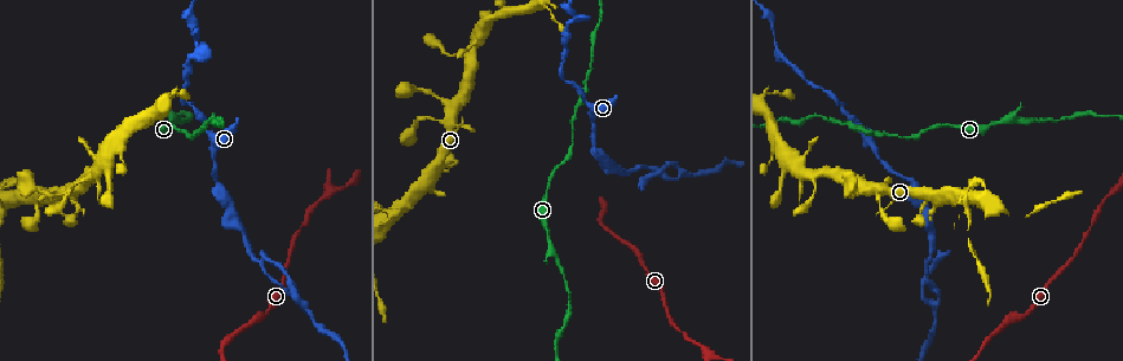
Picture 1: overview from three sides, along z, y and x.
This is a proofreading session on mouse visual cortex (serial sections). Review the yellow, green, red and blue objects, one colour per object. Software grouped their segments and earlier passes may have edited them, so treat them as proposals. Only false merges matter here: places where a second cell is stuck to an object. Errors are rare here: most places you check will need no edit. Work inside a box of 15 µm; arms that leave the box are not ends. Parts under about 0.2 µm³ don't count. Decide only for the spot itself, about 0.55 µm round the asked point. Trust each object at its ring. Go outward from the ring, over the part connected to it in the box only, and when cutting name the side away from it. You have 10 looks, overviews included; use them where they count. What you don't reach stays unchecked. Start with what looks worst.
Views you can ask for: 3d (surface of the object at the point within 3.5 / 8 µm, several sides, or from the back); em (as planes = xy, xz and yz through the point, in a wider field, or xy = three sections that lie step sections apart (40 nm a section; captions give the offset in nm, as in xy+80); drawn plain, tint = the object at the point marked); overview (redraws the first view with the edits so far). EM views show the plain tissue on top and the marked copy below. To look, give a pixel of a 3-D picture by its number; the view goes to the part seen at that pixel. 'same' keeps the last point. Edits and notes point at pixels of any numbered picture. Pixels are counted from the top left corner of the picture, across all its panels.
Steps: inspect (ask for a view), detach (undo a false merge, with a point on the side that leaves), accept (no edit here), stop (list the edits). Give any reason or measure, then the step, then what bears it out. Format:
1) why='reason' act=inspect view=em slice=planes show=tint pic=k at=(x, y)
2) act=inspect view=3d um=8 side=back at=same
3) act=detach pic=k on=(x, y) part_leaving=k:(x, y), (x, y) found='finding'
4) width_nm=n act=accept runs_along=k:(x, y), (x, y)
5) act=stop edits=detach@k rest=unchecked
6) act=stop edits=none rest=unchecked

why='calibre changes' act=inspect view=3d um=3.5 pic=1 at=(385, 213)

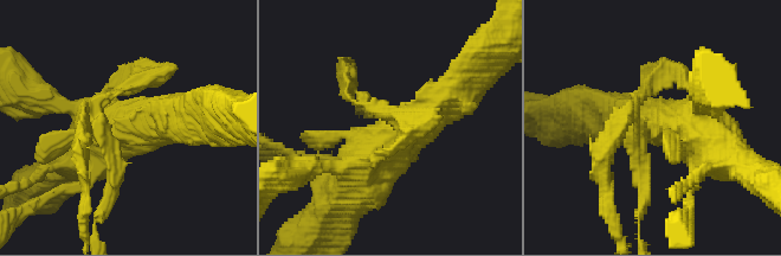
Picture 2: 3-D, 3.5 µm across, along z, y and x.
act=inspect view=em slice=xy step=3 show=tint pic=2 at=(396, 129)

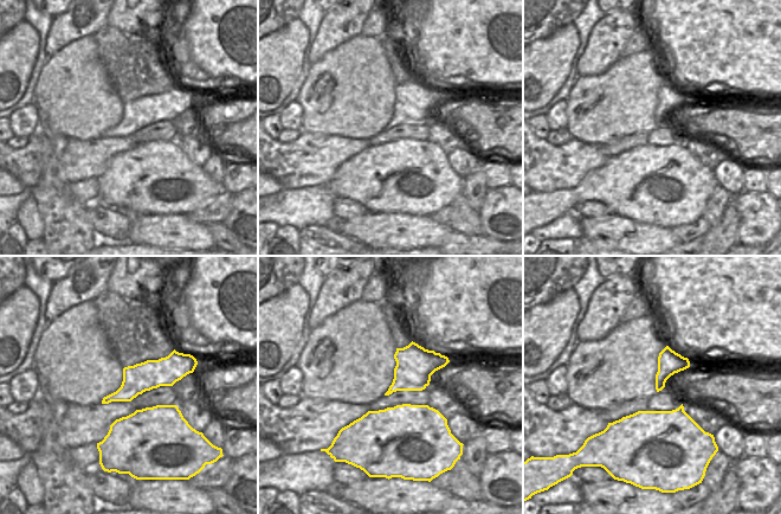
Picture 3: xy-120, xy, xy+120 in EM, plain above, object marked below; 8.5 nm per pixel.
act=detach pic=2 on=(155, 66) found='a second cell is stuck on'

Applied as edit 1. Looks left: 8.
why='see it whole again' act=inspect view=overview

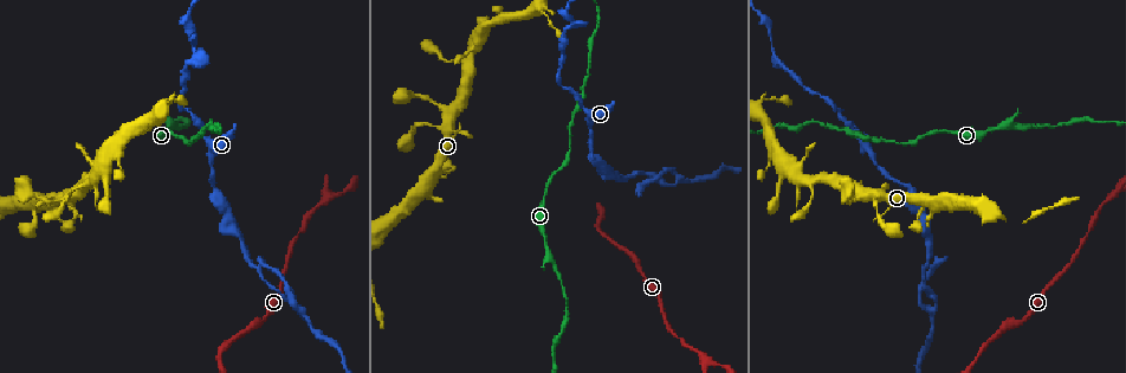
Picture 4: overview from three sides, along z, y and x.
why='abrupt turn' act=inspect view=3d um=8 pic=4 at=(930, 313)

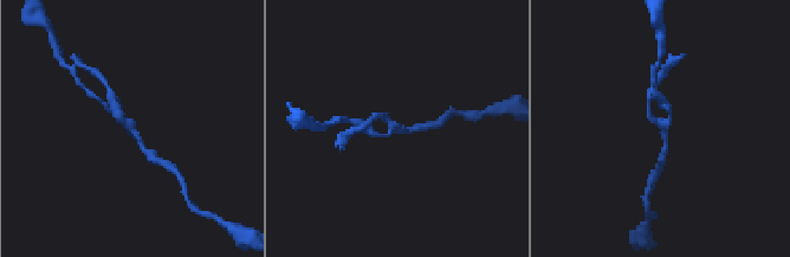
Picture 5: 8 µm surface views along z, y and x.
act=inspect view=3d um=3.5 pic=5 at=(664, 123)

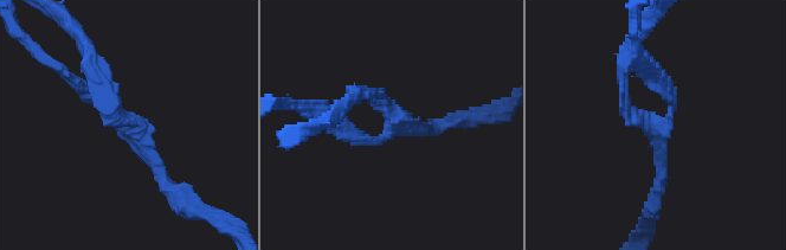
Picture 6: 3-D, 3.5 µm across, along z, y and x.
act=inspect view=em slice=xy step=5 show=tint pic=6 at=(130, 128)

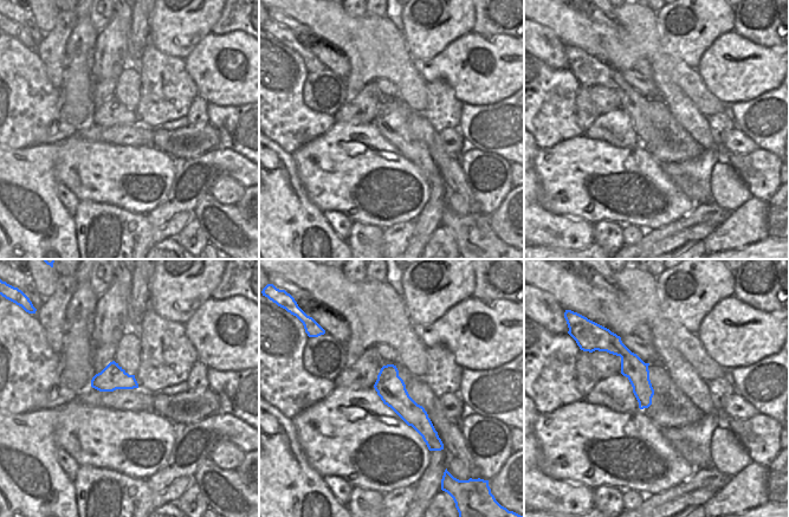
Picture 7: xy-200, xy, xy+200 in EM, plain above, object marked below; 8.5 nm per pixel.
width_nm=240 act=accept runs_along=7:(386, 368), (428, 441) found='all the same cell'

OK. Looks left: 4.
why='thick turns thin' act=inspect view=3d um=3.5 pic=4 at=(177, 127)

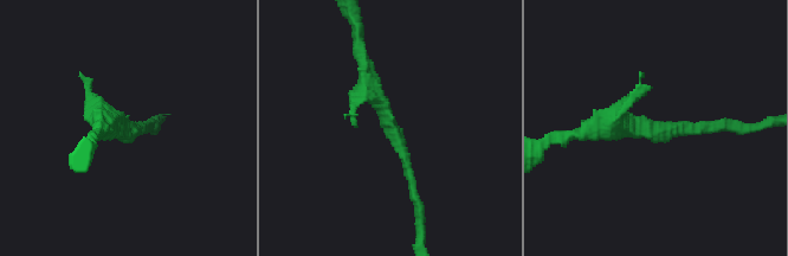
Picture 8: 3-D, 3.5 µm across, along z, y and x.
arm_widths_nm=150,250 why='need the tissue' act=inspect view=em slice=planes show=tint pic=8 at=(128, 130)

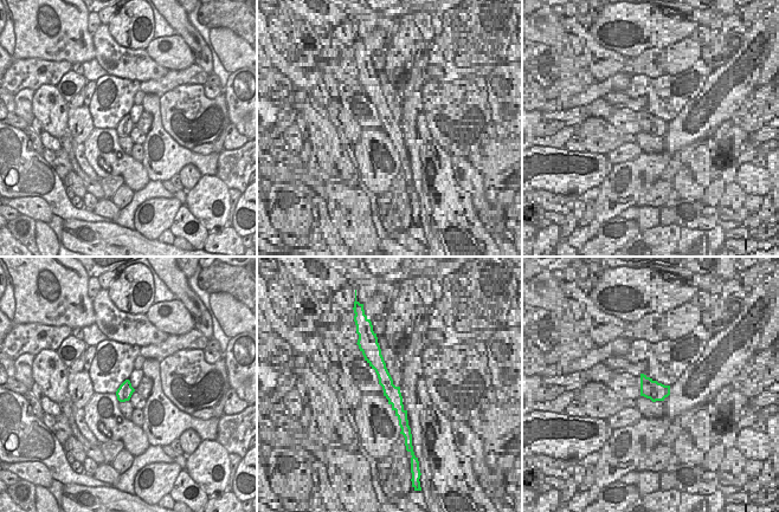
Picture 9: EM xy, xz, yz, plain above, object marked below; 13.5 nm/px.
act=accept runs_along=8:(363, 61), (414, 200) found='all the same cell'

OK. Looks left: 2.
why='branch point' act=inspect view=3d um=3.5 pic=4 at=(707, 359)

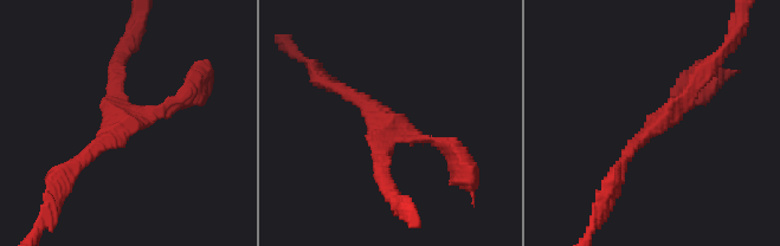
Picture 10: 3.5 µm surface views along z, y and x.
act=inspect view=em slice=xy step=3 show=tint pic=10 at=(390, 122)

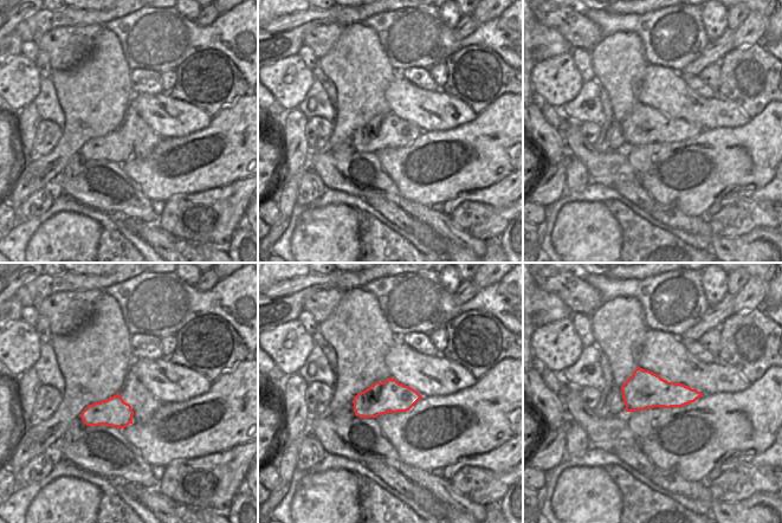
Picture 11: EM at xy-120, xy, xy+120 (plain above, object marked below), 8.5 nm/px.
act=accept found='one cell here'

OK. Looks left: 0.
act=stop edits=detach@2 rest=unchecked

